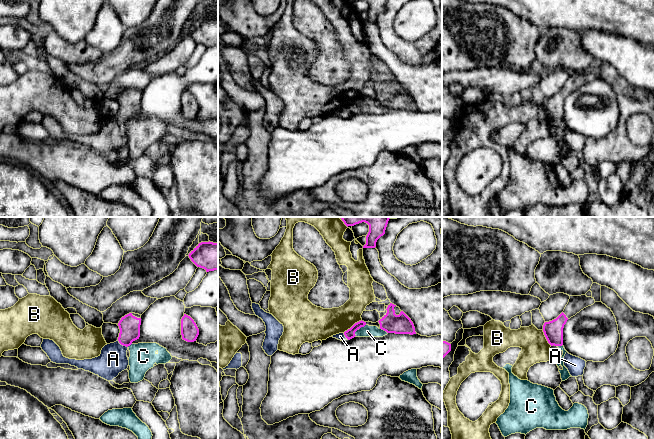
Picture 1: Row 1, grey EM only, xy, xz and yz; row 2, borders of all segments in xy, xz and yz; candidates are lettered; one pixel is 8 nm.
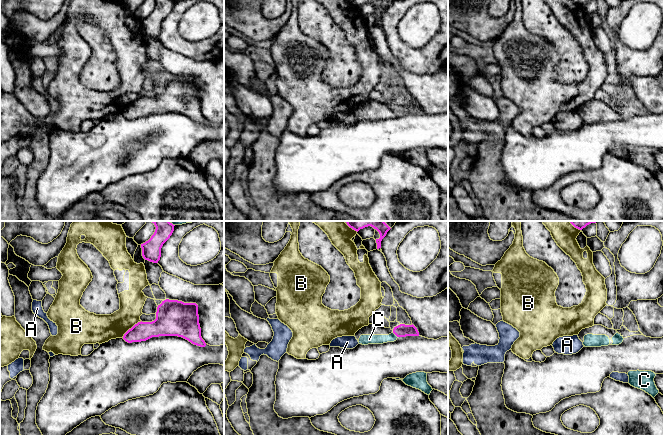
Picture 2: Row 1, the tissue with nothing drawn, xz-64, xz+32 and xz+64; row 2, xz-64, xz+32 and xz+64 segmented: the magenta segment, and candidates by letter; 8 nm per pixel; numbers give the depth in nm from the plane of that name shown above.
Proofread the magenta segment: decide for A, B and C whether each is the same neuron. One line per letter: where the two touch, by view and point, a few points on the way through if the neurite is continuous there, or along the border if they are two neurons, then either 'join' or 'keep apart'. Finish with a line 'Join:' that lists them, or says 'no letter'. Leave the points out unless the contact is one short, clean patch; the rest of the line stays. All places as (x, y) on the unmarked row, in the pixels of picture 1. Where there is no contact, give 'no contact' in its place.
A: contact xy (122, 120); border xy (118, 116), (127, 123); keep apart
B: contact xz (353, 101); keep apart
C: contact xz (384, 106); keep apart
Join: no letter

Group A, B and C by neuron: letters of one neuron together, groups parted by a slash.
A / B / C

